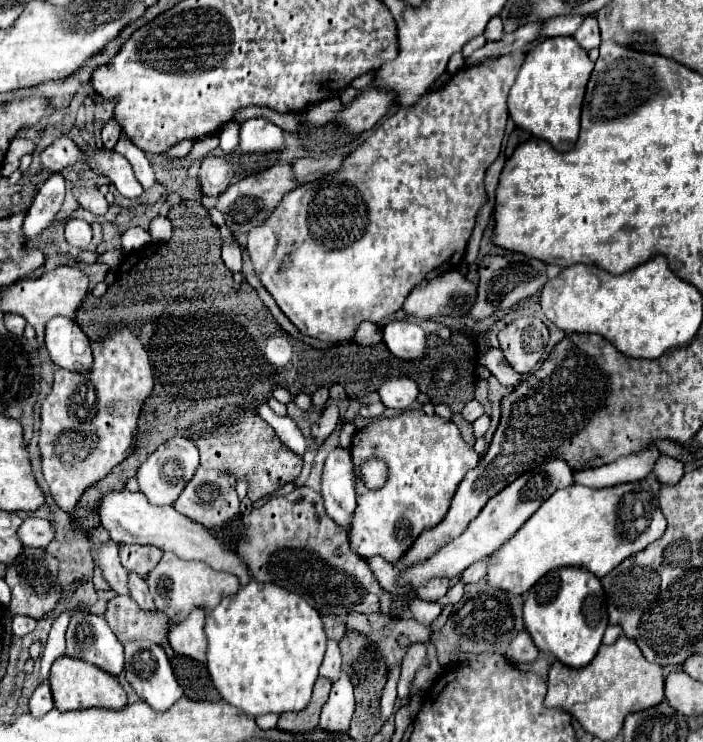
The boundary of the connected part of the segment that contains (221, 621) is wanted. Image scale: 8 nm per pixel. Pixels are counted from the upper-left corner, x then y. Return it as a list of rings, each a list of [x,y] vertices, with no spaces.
[[[251,580],[247,586],[239,588],[237,594],[225,596],[217,608],[207,612],[205,634],[209,640],[207,670],[225,702],[251,718],[269,712],[299,712],[309,704],[313,684],[319,678],[327,636],[319,612],[311,608],[301,596],[273,584]]]

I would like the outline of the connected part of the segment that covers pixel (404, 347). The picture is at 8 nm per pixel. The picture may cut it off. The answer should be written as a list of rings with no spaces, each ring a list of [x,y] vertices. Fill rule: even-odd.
[[[391,320],[383,328],[383,342],[387,348],[401,360],[413,360],[423,356],[425,350],[425,332],[423,328],[409,320]]]

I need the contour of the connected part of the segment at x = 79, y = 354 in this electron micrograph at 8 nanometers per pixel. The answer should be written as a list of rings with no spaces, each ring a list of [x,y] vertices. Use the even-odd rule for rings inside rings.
[[[55,316],[45,328],[45,346],[51,360],[71,372],[89,372],[93,364],[91,342],[79,324],[71,318]]]

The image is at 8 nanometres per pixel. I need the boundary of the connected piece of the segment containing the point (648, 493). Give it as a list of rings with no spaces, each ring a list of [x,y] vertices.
[[[649,474],[637,484],[623,484],[623,486],[619,484],[615,488],[591,490],[587,486],[573,484],[571,488],[557,490],[517,530],[517,534],[493,554],[489,562],[489,572],[487,572],[489,584],[499,590],[507,590],[511,594],[523,594],[549,570],[555,570],[561,566],[587,566],[597,578],[603,578],[615,566],[619,566],[625,558],[629,558],[631,554],[637,554],[639,550],[645,550],[653,540],[663,536],[667,520],[659,508],[659,490],[661,490],[661,484],[655,478],[655,474]]]

